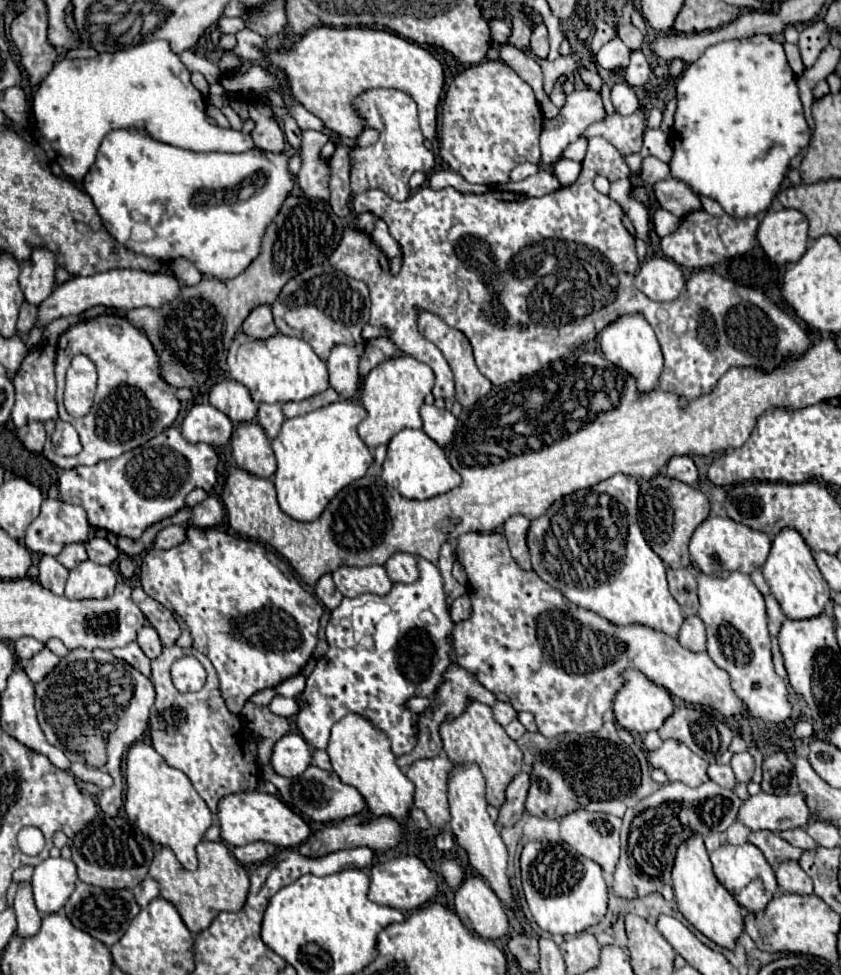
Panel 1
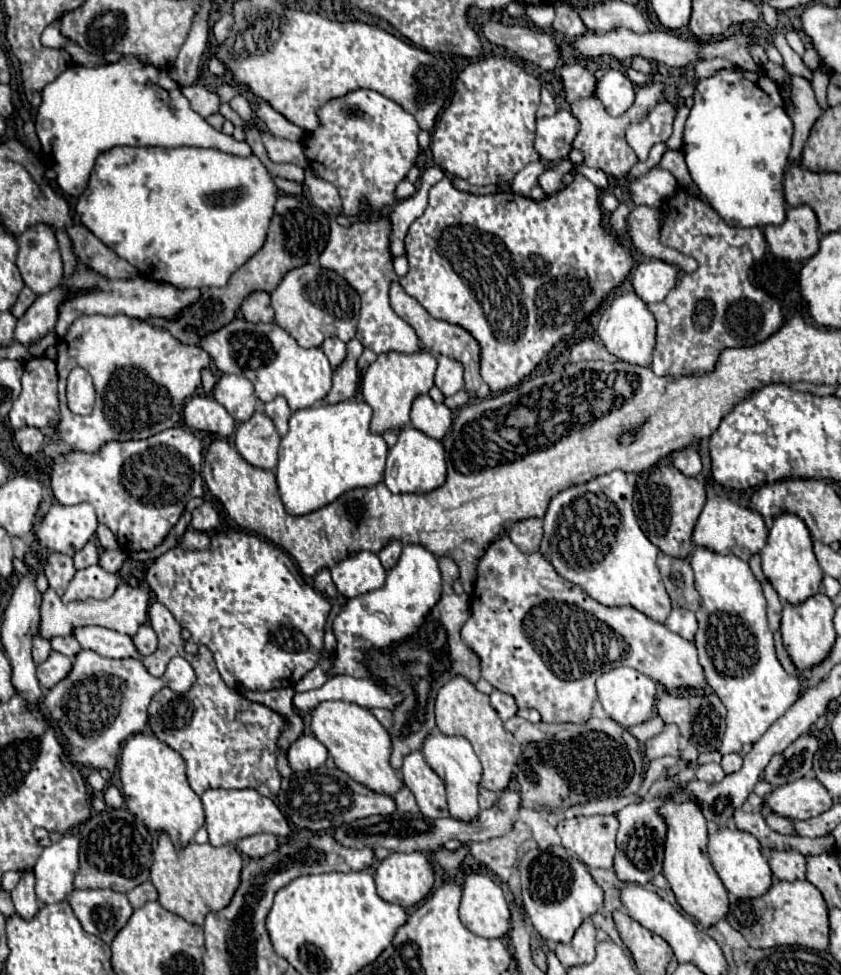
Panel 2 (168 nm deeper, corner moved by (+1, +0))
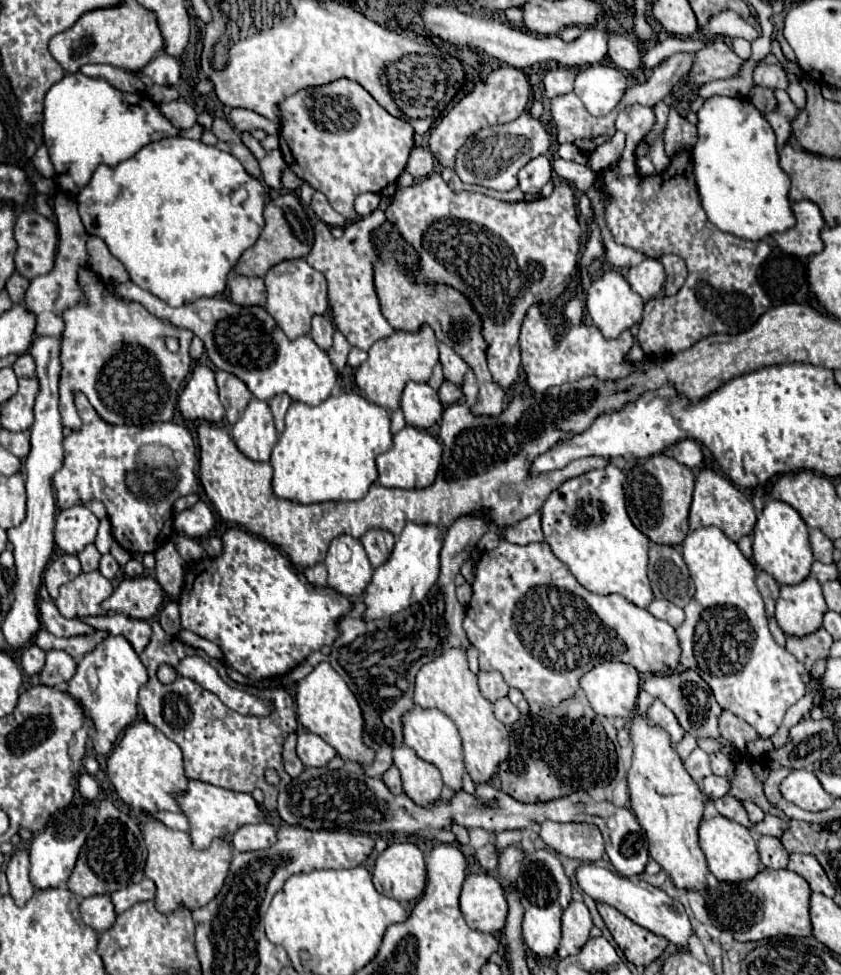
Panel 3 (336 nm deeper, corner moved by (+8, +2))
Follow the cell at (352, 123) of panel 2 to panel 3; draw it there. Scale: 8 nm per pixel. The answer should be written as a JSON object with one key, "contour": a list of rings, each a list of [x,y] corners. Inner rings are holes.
{"contour":[[[345,77],[331,81],[327,85],[297,91],[295,95],[279,103],[279,113],[281,113],[279,149],[285,157],[285,163],[299,179],[309,183],[313,189],[321,191],[331,203],[331,207],[349,221],[357,219],[353,211],[357,195],[381,193],[385,187],[397,183],[413,149],[413,135],[415,135],[413,127],[403,119],[389,115],[359,83]]]}

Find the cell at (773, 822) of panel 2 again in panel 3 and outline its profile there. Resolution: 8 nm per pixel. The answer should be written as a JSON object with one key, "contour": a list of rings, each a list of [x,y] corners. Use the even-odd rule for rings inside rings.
{"contour":[[[741,801],[741,803],[743,803],[743,807],[745,807],[745,811],[747,811],[751,823],[759,823],[759,821],[763,821],[765,813],[763,813],[763,811],[753,803],[753,801]]]}

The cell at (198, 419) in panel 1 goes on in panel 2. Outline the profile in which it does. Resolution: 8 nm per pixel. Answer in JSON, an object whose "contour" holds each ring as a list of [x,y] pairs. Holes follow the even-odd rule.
{"contour":[[[194,395],[186,403],[184,423],[190,429],[208,431],[208,433],[214,433],[214,435],[220,435],[220,437],[228,437],[234,431],[234,419],[210,395]]]}

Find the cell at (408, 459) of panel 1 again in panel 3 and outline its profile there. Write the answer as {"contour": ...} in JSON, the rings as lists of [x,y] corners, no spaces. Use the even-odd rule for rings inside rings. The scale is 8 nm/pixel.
{"contour":[[[411,425],[403,427],[399,433],[393,435],[393,449],[387,453],[381,453],[377,457],[377,469],[379,469],[379,483],[383,487],[401,487],[401,489],[423,489],[429,487],[435,481],[443,449],[437,443],[437,439],[423,429],[415,429]]]}

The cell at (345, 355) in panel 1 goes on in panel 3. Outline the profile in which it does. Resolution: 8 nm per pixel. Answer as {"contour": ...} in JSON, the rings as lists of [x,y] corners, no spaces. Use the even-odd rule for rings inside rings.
{"contour":[[[315,315],[311,319],[311,333],[309,335],[323,351],[327,351],[331,347],[333,333],[335,333],[335,329],[333,329],[331,315]]]}

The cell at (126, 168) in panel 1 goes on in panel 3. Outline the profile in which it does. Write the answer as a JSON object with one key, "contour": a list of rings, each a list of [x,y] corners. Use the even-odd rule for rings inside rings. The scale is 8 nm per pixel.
{"contour":[[[171,137],[145,145],[117,167],[101,165],[89,185],[77,195],[77,203],[85,231],[107,243],[109,251],[131,273],[131,281],[167,305],[181,307],[225,291],[227,273],[263,231],[265,189],[231,153],[203,145],[201,141]]]}

